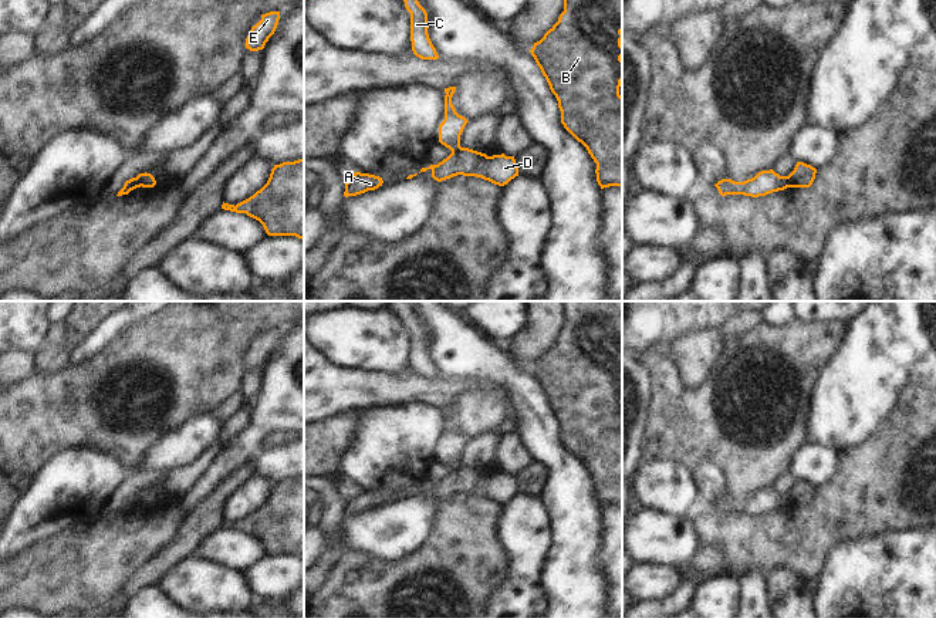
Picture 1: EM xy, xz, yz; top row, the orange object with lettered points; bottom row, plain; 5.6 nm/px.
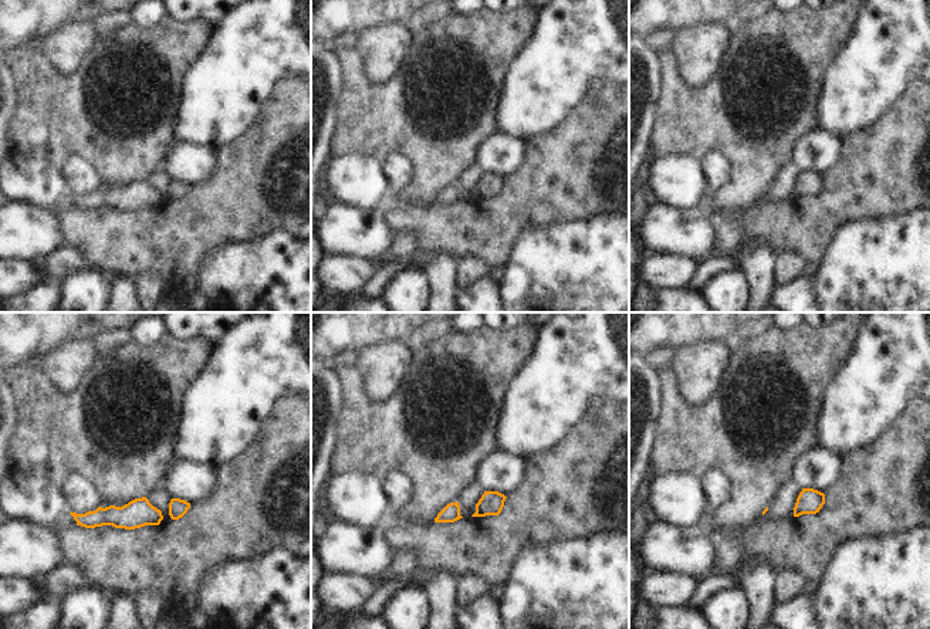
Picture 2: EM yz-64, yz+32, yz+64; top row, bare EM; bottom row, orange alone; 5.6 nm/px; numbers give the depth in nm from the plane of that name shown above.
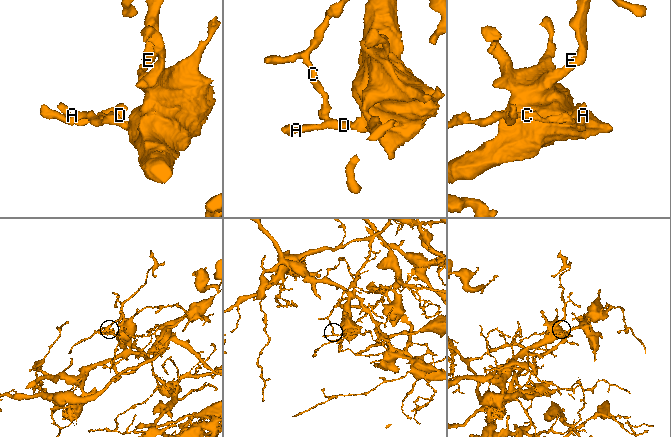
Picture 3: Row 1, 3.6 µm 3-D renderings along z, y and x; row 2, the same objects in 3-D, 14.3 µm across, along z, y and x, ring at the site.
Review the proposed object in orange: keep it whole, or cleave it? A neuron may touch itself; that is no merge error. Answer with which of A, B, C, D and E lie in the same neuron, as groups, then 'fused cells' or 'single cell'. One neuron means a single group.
A B D E / C | fused cells

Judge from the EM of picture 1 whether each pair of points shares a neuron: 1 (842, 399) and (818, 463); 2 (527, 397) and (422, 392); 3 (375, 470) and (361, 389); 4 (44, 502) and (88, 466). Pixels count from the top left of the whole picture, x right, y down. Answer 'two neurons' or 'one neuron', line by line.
1: two neurons
2: two neurons
3: two neurons
4: one neuron

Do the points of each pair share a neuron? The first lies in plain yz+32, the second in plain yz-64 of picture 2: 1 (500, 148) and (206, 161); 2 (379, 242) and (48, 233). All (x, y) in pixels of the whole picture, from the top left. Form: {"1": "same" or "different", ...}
{"1": "same", "2": "same"}

